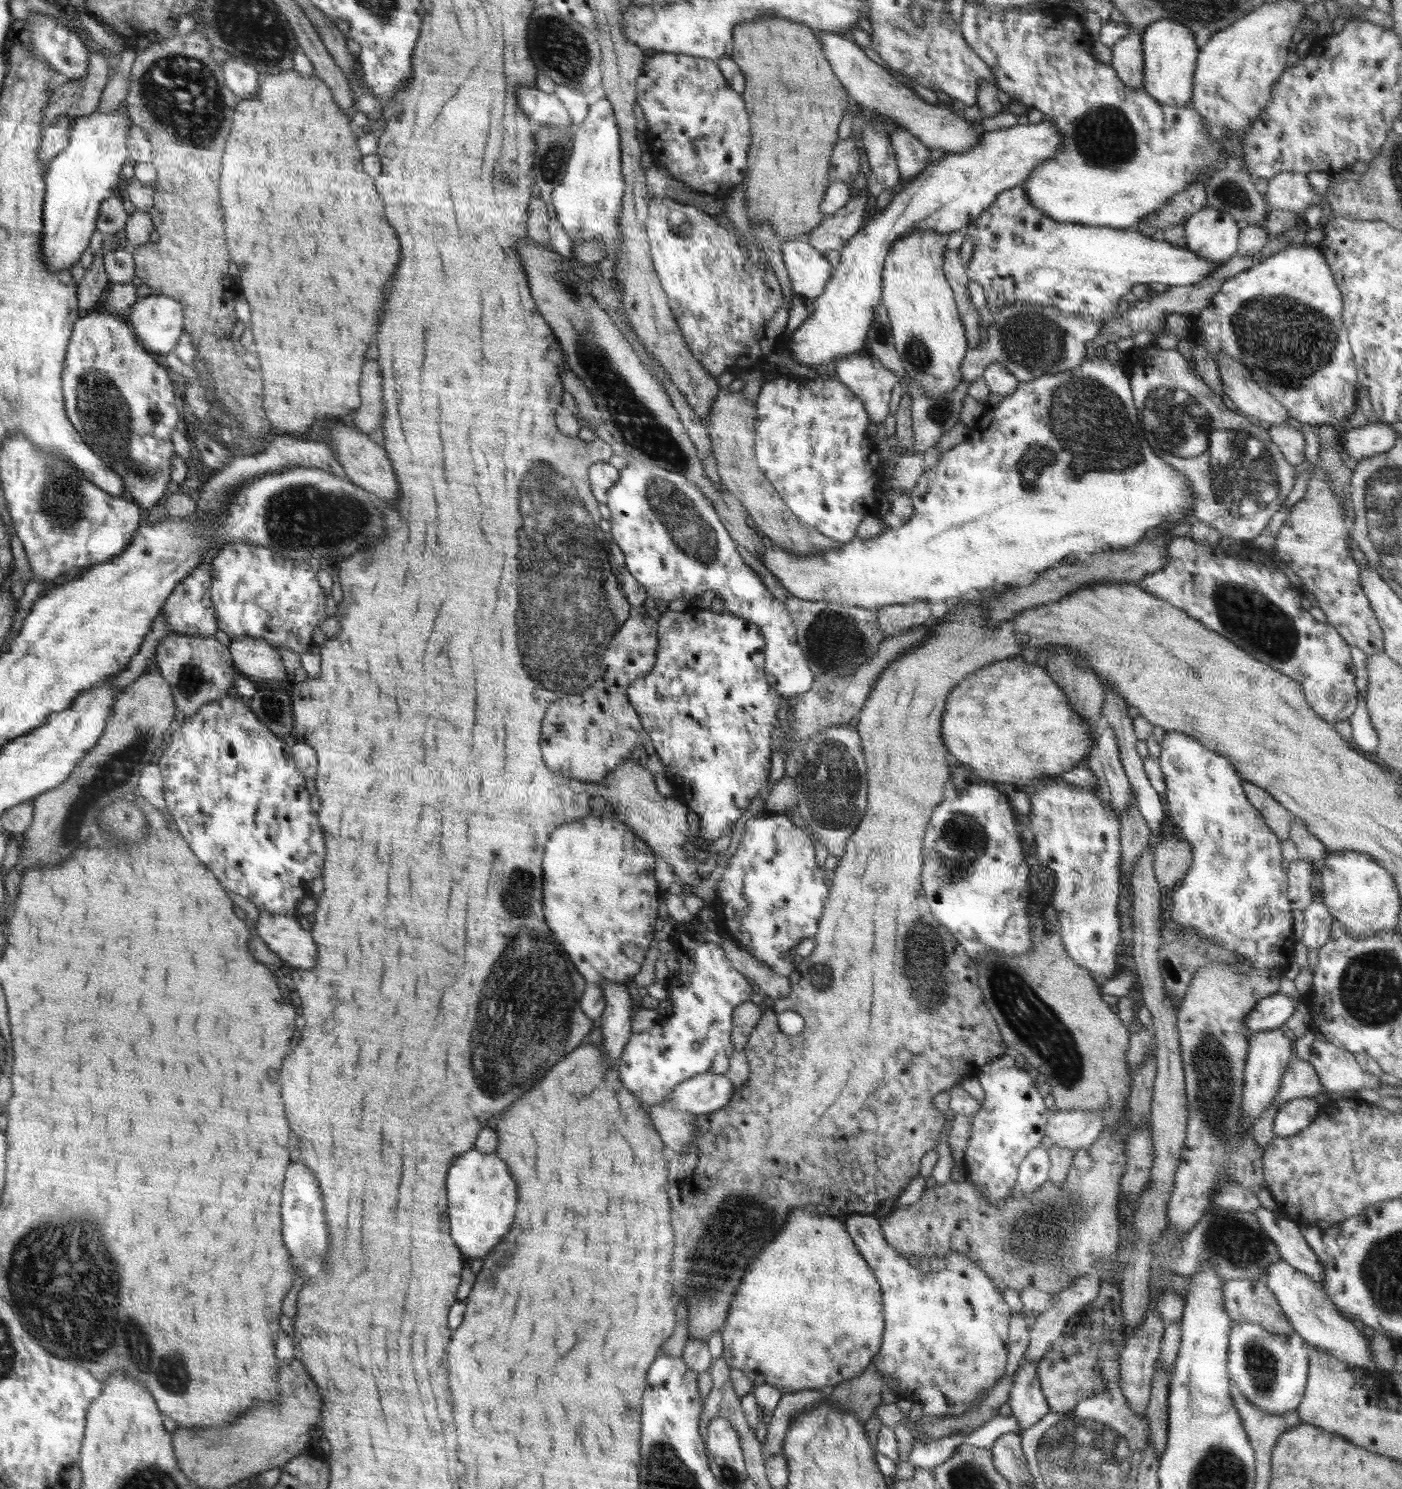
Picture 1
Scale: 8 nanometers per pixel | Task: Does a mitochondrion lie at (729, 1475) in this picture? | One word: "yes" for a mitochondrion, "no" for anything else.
yes

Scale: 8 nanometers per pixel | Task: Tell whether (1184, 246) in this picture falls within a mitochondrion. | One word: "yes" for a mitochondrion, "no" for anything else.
no

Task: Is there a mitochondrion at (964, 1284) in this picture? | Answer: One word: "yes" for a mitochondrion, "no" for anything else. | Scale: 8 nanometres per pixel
no

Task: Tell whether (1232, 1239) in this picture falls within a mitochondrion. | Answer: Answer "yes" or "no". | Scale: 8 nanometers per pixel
yes

